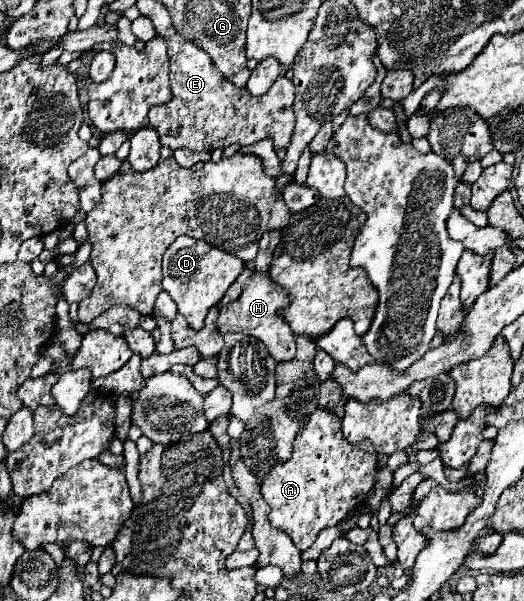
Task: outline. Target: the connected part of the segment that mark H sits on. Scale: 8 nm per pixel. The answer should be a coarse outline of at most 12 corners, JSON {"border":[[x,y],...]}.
{"border":[[256,271],[222,307],[220,333],[260,339],[276,361],[296,355],[279,311],[288,292]]}

